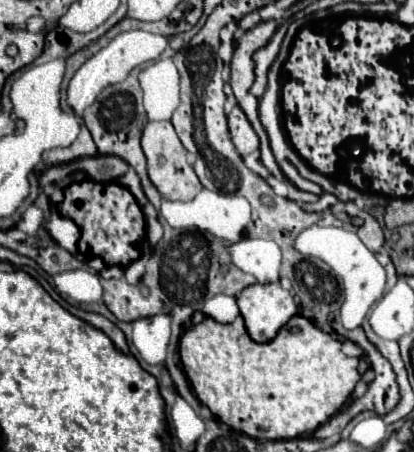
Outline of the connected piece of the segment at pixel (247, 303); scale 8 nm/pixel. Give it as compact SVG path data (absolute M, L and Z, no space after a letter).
M279 281L267 285L249 285L237 295L239 311L253 341L269 343L277 331L297 315L293 295Z

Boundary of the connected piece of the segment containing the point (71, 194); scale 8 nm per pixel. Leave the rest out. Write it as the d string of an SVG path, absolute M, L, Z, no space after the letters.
M81 181L63 191L63 203L59 203L59 215L75 221L81 231L79 253L87 259L101 257L105 265L125 267L141 257L139 243L145 239L145 219L135 197L117 183Z

